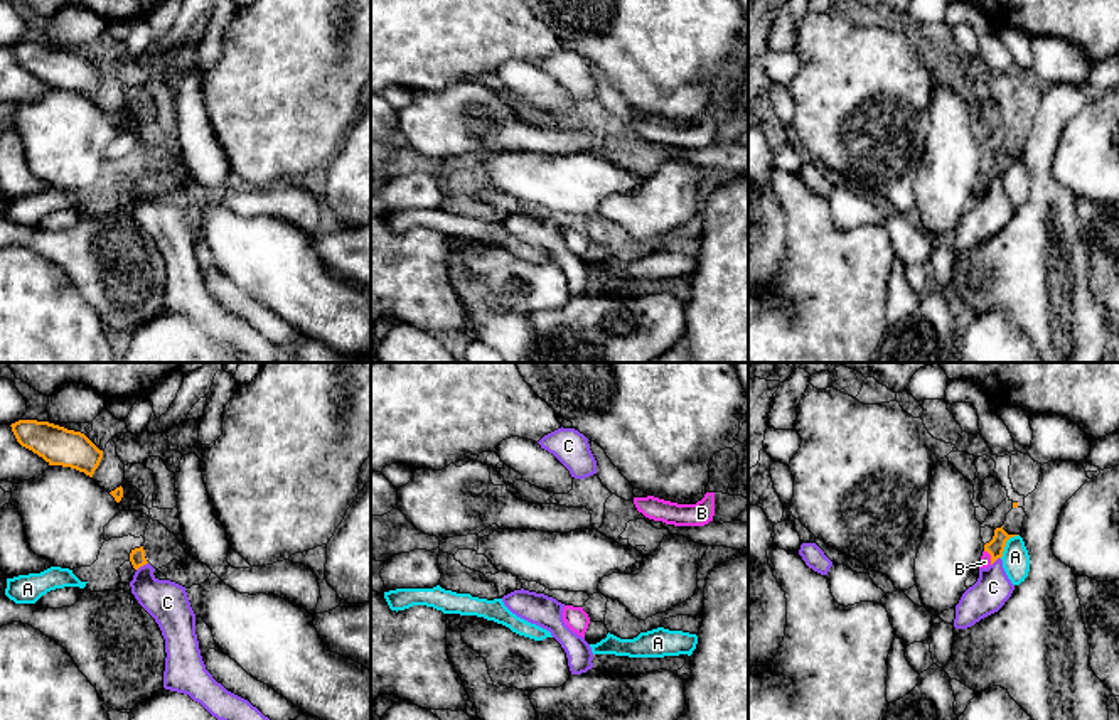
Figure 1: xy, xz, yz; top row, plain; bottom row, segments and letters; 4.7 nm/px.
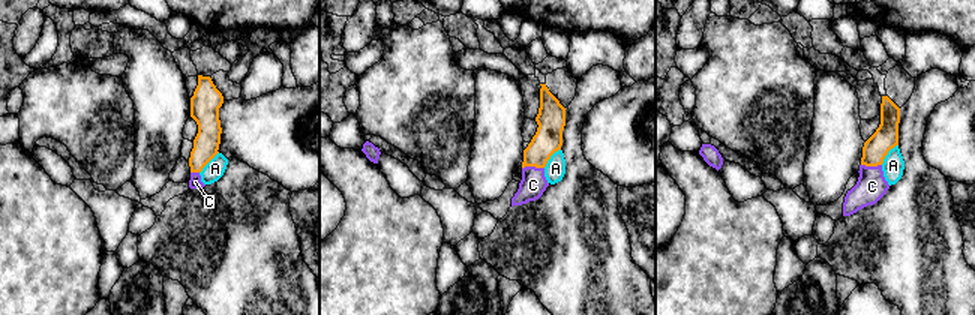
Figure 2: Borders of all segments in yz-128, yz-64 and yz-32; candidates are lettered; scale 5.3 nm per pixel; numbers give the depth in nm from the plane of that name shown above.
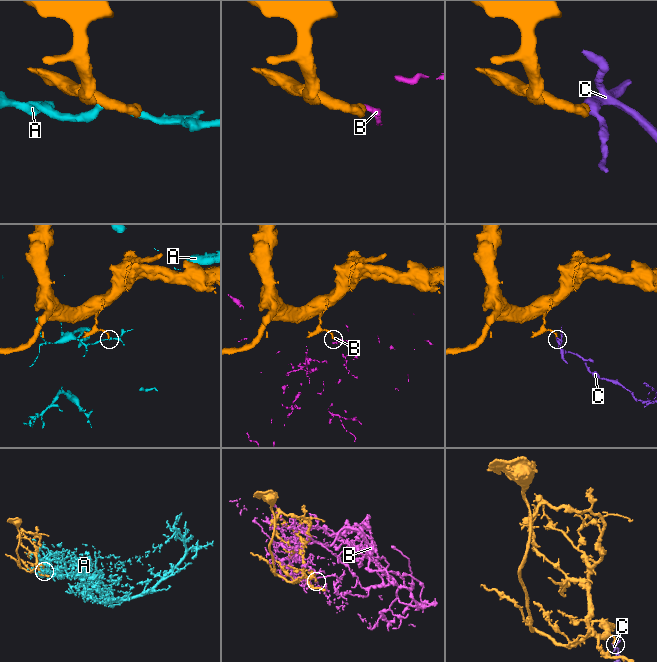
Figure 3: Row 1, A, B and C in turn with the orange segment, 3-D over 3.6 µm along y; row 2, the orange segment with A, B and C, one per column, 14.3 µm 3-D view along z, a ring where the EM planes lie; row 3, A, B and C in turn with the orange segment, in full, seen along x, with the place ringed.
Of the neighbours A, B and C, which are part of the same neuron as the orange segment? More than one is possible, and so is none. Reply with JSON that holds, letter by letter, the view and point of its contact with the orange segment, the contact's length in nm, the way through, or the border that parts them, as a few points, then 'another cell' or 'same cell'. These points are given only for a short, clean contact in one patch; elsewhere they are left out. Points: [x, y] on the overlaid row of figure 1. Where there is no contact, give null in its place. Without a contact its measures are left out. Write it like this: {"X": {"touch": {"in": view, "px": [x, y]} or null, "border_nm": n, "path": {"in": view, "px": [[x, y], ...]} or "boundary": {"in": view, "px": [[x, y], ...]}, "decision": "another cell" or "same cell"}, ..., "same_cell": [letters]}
{"A": {"touch": {"in": "yz", "px": [1005, 543]}, "border_nm": 140, "boundary": {"in": "yz", "px": [[1018, 535], [1006, 542], [1000, 557]]}, "decision": "another cell"}, "B": {"touch": {"in": "yz", "px": [991, 557]}, "border_nm": 80, "boundary": {"in": "yz", "px": [[985, 550], [991, 564]]}, "decision": "another cell"}, "C": {"touch": {"in": "xy", "px": [142, 565]}, "border_nm": 70, "path": {"in": "xy", "px": [[137, 557], [142, 565], [144, 579], [167, 602]]}, "decision": "same cell"}, "same_cell": ["C"]}

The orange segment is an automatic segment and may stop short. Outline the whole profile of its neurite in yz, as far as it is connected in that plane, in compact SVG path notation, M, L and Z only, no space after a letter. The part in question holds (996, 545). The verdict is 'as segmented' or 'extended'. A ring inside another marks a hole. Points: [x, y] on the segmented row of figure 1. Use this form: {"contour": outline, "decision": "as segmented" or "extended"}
{"contour": "M1003 526L994 529L994 536L984 545L984 551L991 555L991 565L979 568L977 582L969 587L956 605L956 629L967 629L981 619L998 612L1011 597L1015 585L1003 568L1003 551L1006 541L1018 535L1008 535Z", "decision": "extended"}

